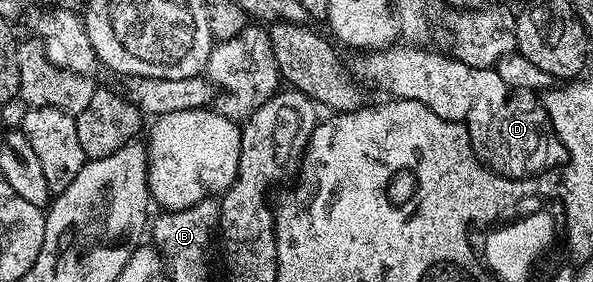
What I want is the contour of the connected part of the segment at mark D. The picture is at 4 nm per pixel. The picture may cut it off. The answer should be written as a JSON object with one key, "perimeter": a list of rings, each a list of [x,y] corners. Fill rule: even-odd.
{"perimeter":[[[396,43],[394,46],[376,47],[362,53],[357,76],[364,85],[376,84],[388,97],[401,100],[416,100],[429,106],[432,117],[443,120],[463,120],[467,127],[469,147],[480,164],[486,164],[492,172],[510,176],[513,180],[525,180],[548,170],[558,170],[567,163],[567,151],[562,135],[557,131],[550,112],[542,99],[534,91],[511,88],[495,68],[474,68],[455,59],[454,55],[442,56],[427,48],[406,48]]]}

